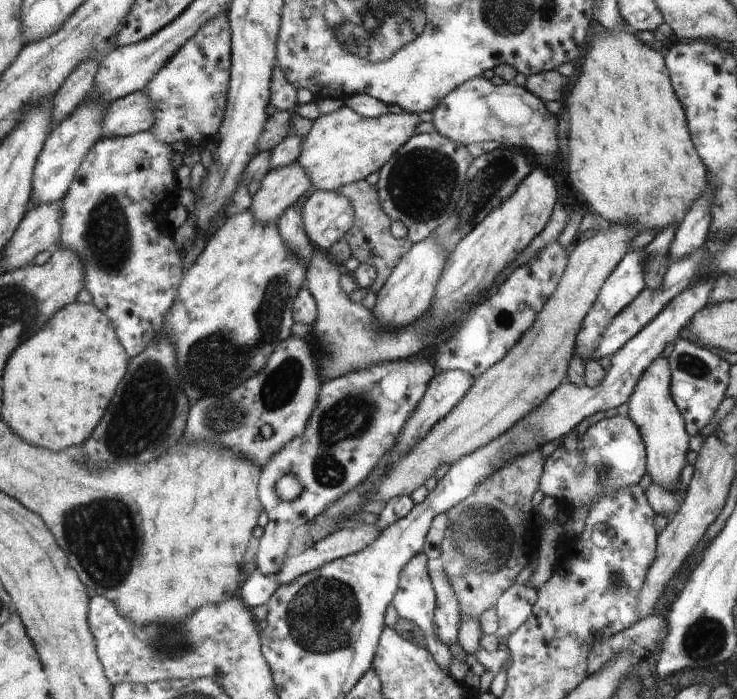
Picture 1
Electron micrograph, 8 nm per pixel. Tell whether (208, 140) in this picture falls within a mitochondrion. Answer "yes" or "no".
no

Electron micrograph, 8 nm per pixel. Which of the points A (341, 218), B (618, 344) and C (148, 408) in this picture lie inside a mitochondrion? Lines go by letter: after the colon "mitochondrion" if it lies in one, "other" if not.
A: other
B: other
C: mitochondrion

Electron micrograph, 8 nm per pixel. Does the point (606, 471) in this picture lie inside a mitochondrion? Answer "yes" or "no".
yes

